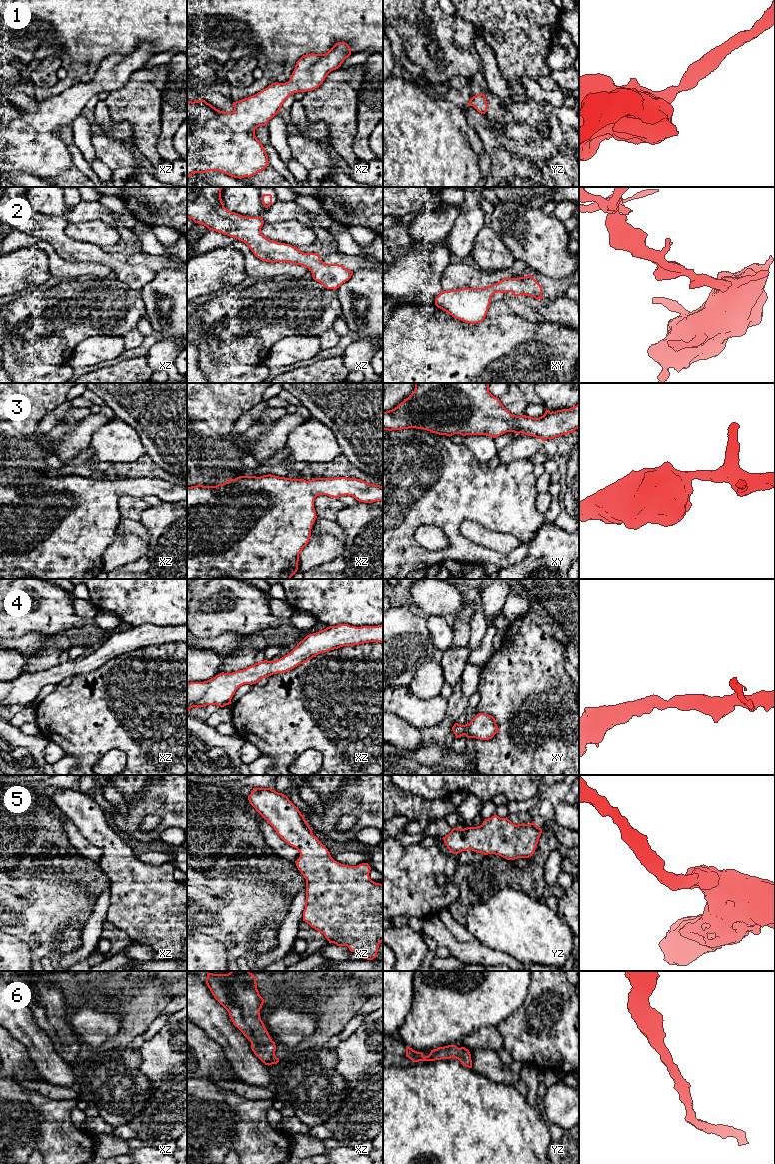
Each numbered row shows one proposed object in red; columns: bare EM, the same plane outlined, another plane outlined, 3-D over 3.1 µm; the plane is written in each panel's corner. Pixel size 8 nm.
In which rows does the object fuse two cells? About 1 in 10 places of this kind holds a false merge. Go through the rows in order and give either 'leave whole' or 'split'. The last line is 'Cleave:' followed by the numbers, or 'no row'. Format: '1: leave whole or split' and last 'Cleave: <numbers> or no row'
1: leave whole
2: leave whole
3: leave whole
4: leave whole
5: leave whole
6: leave whole
Cleave: no row

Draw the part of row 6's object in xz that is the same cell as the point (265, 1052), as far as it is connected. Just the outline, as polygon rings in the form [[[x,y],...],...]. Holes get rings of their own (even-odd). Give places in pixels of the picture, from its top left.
[[[231,971],[228,974],[207,973],[206,984],[214,998],[228,1011],[234,1026],[251,1042],[254,1054],[265,1065],[277,1064],[279,1059],[275,1056],[275,1042],[260,1018],[259,1012],[265,1000],[257,989],[256,977],[249,971]]]

